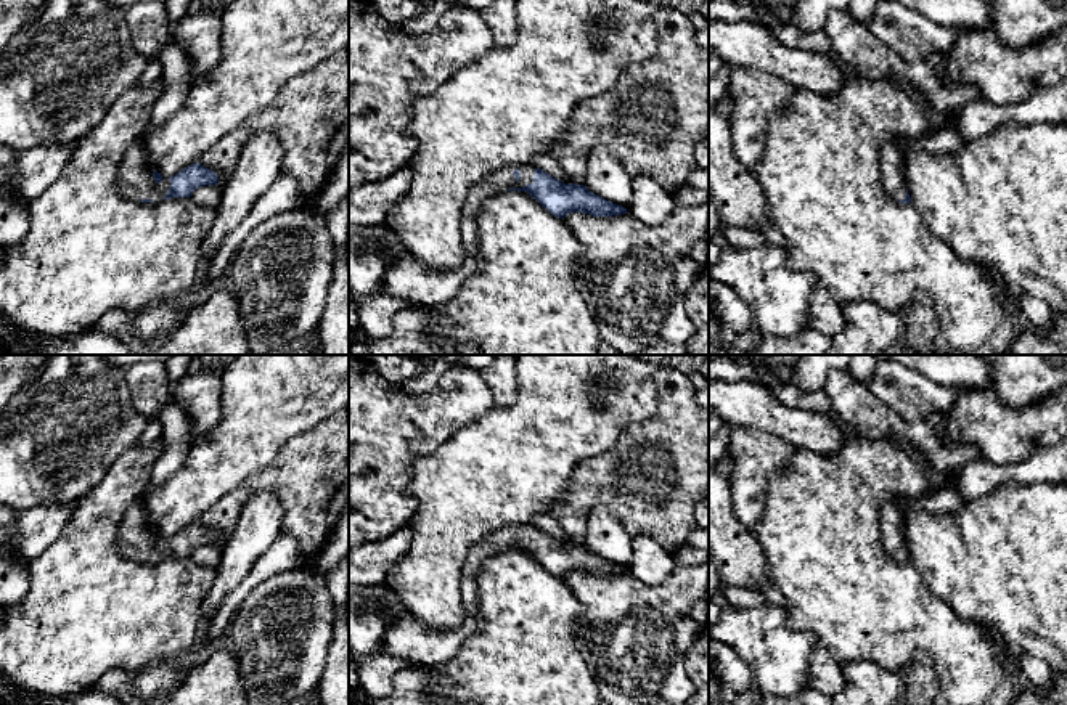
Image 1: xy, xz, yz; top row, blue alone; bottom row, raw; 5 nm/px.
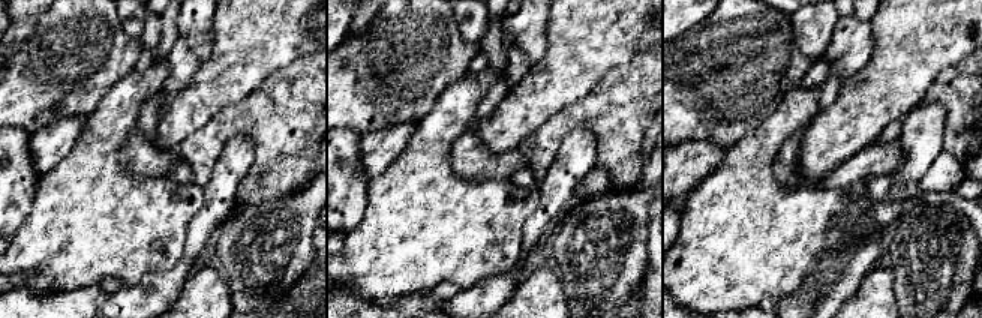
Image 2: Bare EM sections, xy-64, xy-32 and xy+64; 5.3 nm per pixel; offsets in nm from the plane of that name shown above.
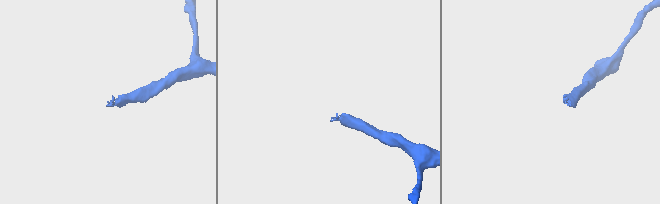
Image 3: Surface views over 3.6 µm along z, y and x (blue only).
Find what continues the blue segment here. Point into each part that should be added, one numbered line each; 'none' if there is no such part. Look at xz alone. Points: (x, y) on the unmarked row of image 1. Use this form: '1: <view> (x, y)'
1: xz (407, 639)

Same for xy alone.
1: xy (135, 541)

